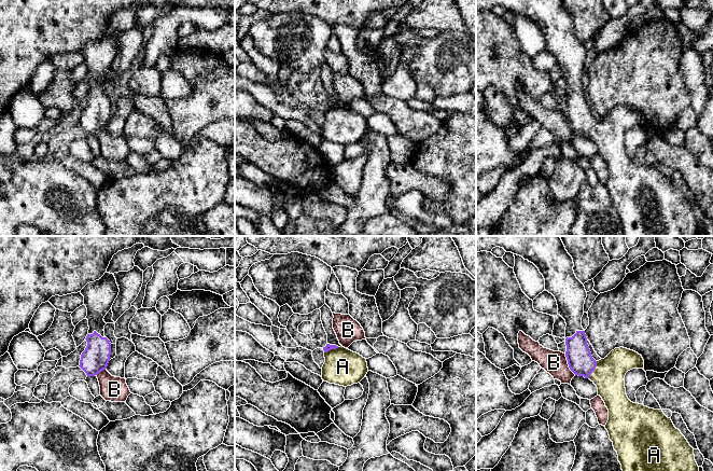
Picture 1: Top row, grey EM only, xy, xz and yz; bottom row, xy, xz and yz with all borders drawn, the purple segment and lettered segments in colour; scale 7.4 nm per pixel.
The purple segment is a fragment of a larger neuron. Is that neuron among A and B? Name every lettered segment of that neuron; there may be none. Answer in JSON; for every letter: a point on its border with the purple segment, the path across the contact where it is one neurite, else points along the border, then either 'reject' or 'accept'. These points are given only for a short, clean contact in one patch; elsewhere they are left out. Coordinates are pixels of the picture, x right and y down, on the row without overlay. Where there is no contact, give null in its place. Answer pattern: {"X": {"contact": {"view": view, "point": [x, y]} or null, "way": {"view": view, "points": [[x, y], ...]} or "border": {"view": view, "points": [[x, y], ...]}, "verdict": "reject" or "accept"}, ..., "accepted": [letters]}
{"A": {"contact": {"view": "yz", "point": [593, 128]}, "way": {"view": "yz", "points": [[581, 121], [593, 128], [610, 130]]}, "verdict": "accept"}, "B": {"contact": {"view": "yz", "point": [568, 122]}, "border": {"view": "yz", "points": [[564, 112], [568, 125], [575, 133]]}, "verdict": "reject"}, "accepted": ["A"]}

